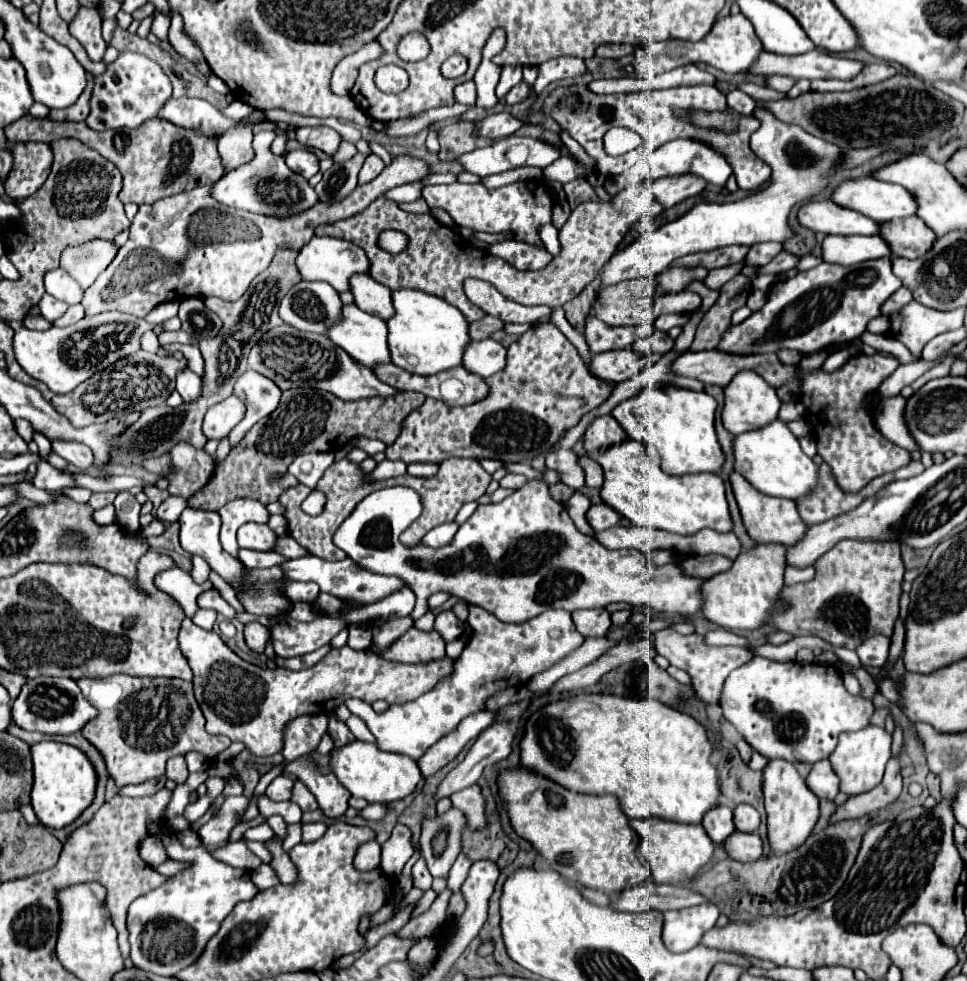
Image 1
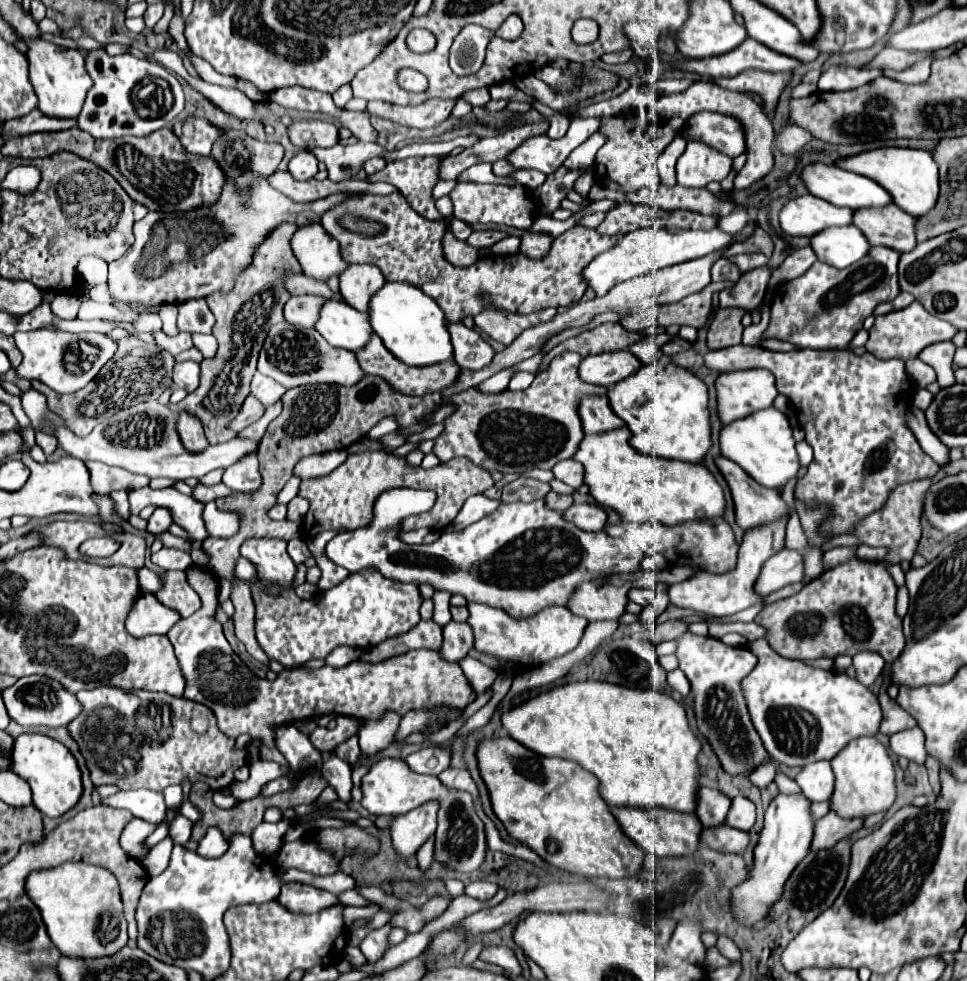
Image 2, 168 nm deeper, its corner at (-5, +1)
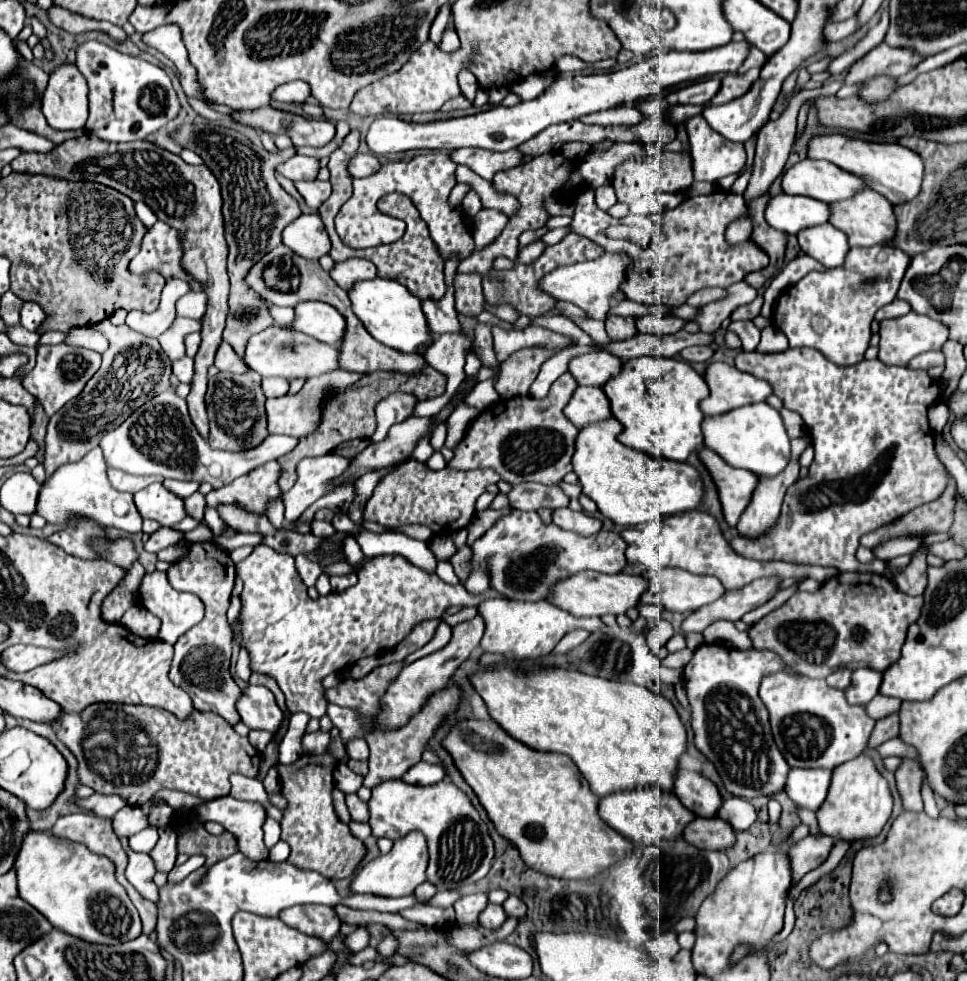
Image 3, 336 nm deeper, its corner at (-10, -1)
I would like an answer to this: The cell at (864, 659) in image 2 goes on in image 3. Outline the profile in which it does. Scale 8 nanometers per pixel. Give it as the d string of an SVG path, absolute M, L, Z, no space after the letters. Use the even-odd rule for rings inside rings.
M858 669L852 673L850 687L844 689L846 701L850 705L866 705L874 695L878 695L882 673L872 669Z

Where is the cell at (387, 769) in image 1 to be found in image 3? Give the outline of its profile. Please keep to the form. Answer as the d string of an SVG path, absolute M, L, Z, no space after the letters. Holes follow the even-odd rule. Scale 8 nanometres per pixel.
M384 781L372 789L368 807L368 823L372 827L372 835L378 839L388 837L396 841L406 837L410 831L420 831L426 835L430 855L428 881L440 891L476 883L490 871L494 843L488 835L486 823L480 819L470 799L454 783L440 781L430 787L420 787L406 785L404 781Z

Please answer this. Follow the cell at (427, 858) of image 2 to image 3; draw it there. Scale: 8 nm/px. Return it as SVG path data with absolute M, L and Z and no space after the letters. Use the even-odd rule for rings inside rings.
M424 881L424 883L414 891L414 895L416 895L416 899L418 899L420 905L426 905L426 903L436 895L436 891L438 891L438 889L436 889L432 883Z

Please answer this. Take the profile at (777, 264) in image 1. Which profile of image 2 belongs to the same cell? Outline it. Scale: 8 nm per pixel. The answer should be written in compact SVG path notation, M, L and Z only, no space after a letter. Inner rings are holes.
M765 265L765 267L743 273L741 279L733 287L723 289L719 293L719 305L721 307L743 307L747 311L755 309L765 295L767 283L771 279L771 271L773 269Z

